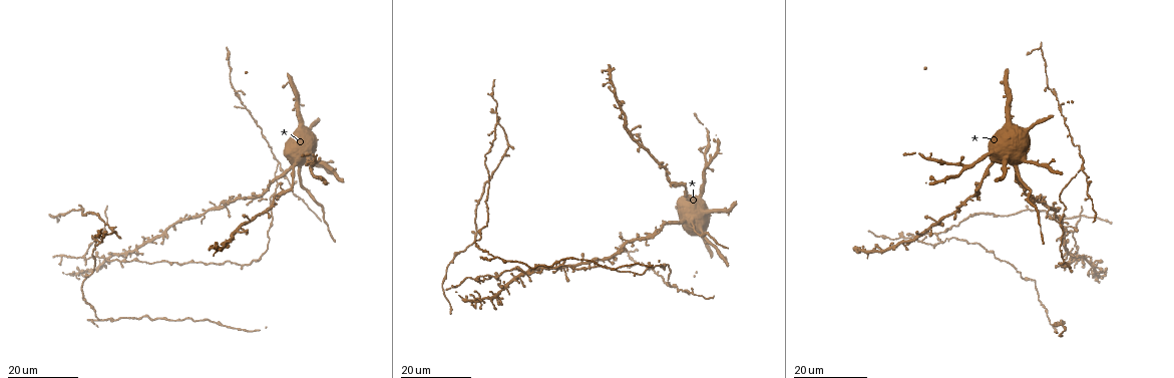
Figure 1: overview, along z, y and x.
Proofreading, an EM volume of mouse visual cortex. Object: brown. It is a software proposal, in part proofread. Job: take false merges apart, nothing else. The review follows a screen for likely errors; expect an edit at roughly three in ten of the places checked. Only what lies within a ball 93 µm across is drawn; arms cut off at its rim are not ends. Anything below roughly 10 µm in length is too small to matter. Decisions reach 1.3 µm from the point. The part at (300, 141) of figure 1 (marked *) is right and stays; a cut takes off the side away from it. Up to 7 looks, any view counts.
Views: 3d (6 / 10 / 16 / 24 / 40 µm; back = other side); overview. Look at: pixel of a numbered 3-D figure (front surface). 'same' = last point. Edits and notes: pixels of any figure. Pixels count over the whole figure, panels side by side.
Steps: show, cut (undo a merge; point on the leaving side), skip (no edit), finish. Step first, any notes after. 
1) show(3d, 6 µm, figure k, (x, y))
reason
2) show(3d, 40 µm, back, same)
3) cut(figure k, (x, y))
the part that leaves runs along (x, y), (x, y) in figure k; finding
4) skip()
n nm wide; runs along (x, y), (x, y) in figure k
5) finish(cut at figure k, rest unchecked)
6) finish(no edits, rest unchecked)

show(3d, 16 µm, figure 1, (495, 125))
four-way junction

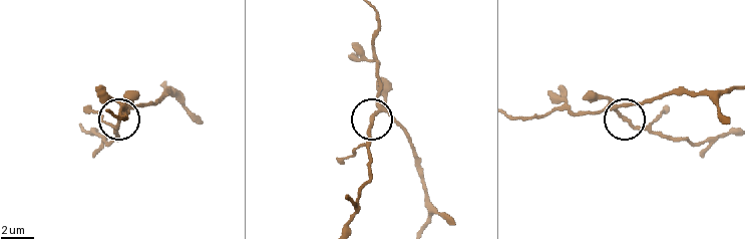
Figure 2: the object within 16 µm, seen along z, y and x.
show(3d, 6 µm, figure 2, (376, 110))
closer look

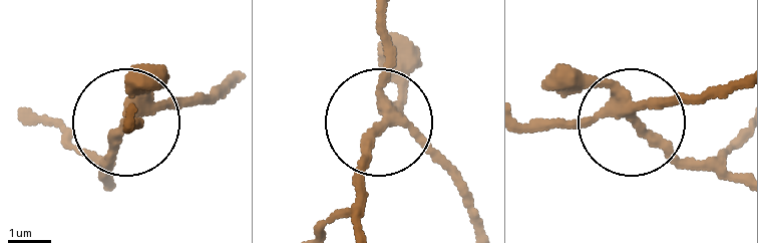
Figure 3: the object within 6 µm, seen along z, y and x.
show(3d, 6 µm, back, figure 3, (379, 124))

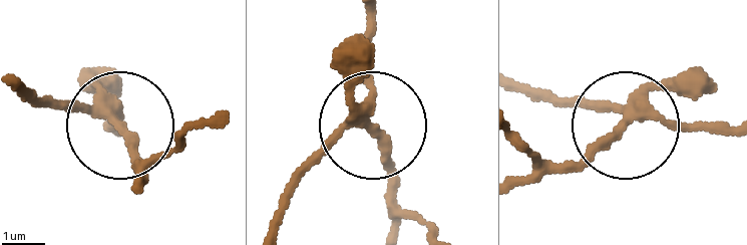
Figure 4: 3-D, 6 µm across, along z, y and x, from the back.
cut(figure 4, (700, 128))
250 nm wide; the part that leaves runs along (635, 108), (519, 87) in figure 4; two cells meet here

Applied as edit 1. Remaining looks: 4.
show(overview)

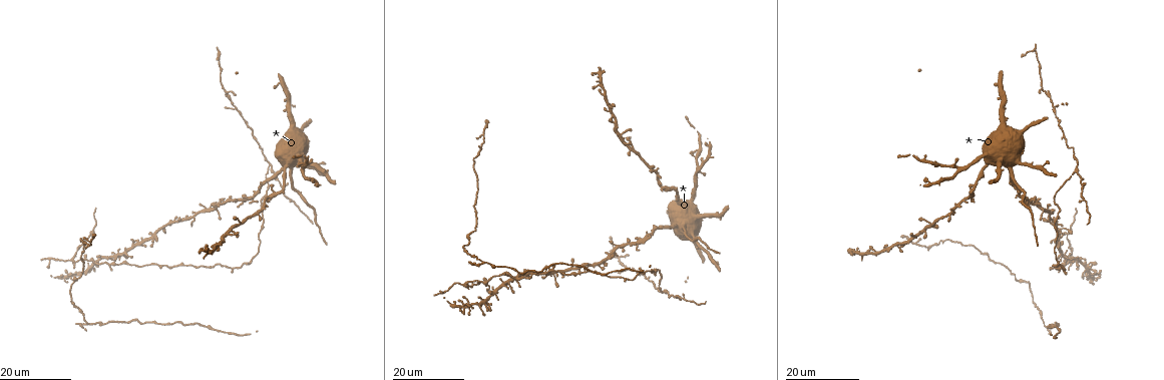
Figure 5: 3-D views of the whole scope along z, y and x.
show(3d, 24 µm, figure 5, (272, 163))
a fork

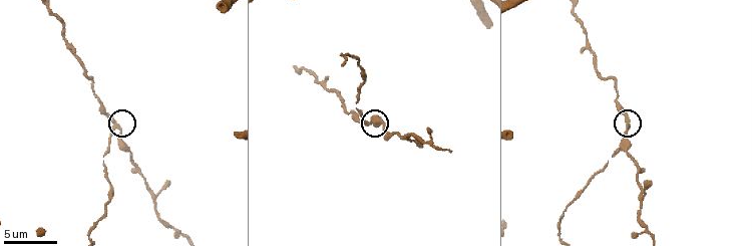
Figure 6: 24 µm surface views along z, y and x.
show(3d, 10 µm, figure 6, (627, 126))

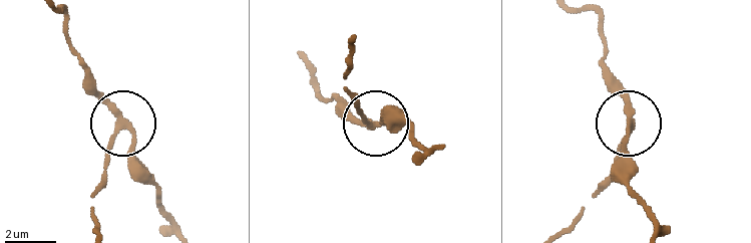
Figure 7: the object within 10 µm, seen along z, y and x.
skip()
runs along (98, 231), (93, 192), (121, 126), (132, 141), (132, 177) in figure 7; all the same cell

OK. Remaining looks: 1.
finish(cut at figure 4, rest unchecked)

